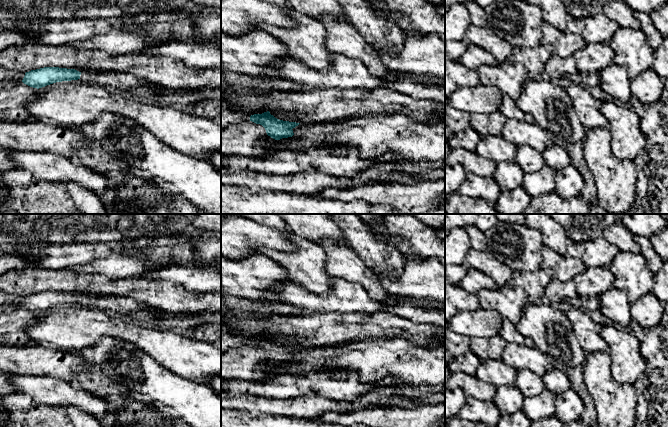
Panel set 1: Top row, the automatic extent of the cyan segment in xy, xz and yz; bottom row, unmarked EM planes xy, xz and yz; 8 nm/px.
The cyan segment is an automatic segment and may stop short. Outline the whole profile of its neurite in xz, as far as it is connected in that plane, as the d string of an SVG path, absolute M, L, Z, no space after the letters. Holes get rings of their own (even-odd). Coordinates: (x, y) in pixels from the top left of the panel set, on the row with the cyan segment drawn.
M221 100L221 130L229 124L239 123L243 120L262 125L267 135L275 140L292 137L294 135L292 129L300 124L279 120L271 115L269 111L249 116L244 112L229 109L225 102Z

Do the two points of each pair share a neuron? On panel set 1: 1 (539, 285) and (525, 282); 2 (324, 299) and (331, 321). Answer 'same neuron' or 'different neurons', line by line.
1: same neuron
2: different neurons

